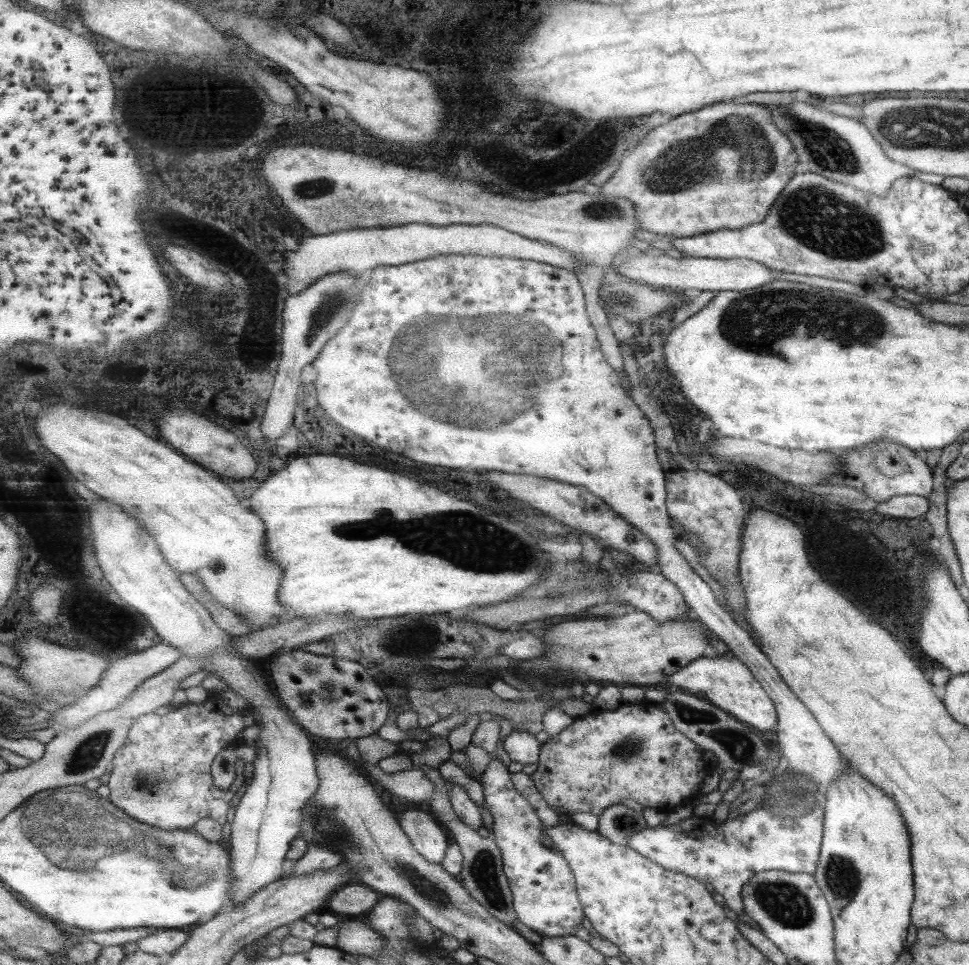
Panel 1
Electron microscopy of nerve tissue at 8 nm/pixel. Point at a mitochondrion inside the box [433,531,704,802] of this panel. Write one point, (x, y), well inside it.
(627, 748)

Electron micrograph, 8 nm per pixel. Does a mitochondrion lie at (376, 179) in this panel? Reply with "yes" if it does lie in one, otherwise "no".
no

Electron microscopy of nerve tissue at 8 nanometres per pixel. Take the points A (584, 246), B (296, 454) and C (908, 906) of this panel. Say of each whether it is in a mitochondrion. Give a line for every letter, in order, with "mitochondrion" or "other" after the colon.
A: other
B: other
C: other

